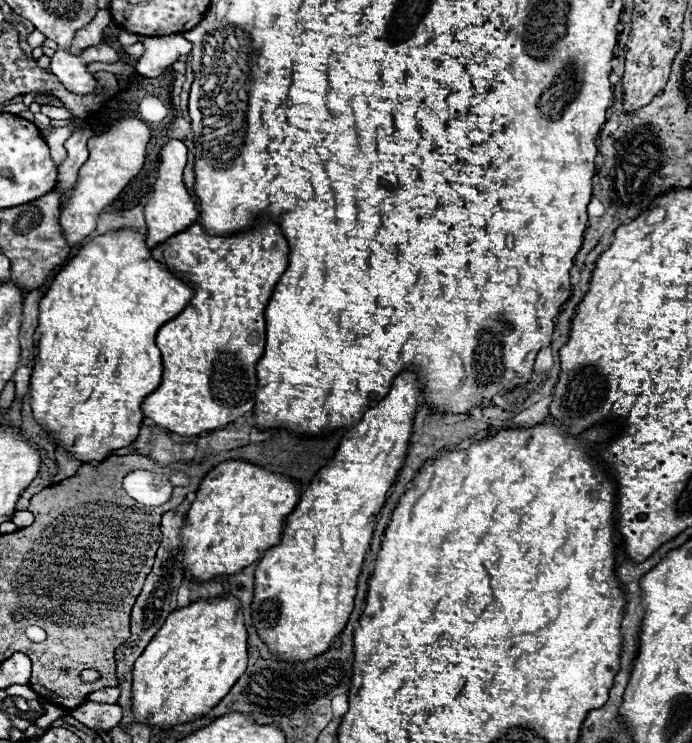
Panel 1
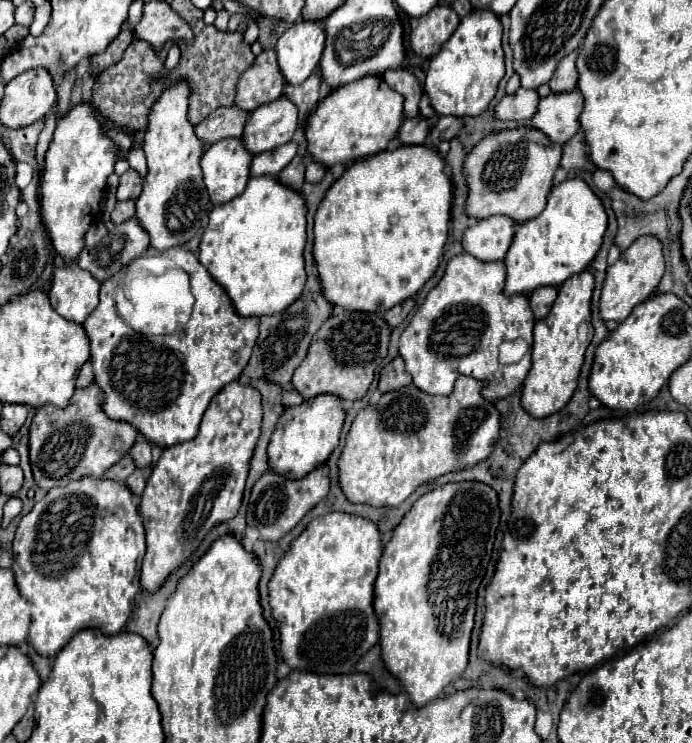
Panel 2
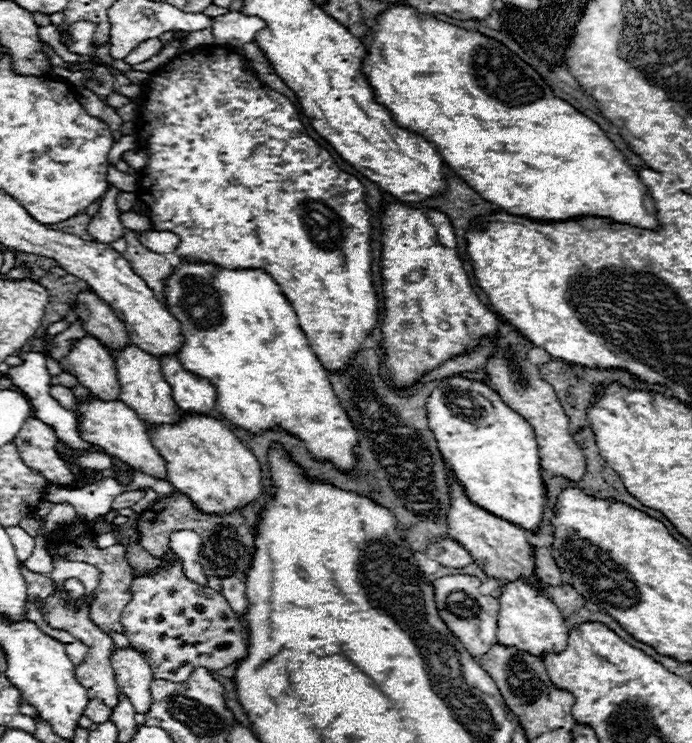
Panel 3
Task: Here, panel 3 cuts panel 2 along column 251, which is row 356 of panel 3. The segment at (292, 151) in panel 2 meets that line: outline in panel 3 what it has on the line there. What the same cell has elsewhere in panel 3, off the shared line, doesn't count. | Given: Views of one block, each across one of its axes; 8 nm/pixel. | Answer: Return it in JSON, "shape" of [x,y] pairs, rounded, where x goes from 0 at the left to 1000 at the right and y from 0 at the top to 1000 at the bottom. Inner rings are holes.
{"shape":[[[237,479],[234,485],[234,506],[240,506],[240,514],[249,520],[249,533],[272,557],[295,557],[303,560],[312,546],[312,525],[303,514],[283,509],[280,503],[269,501],[257,482]]]}

